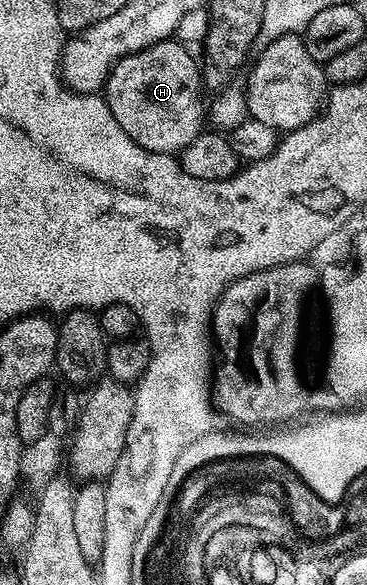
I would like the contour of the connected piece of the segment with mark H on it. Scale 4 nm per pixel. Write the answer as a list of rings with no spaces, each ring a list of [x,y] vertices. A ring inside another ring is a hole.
[[[174,38],[155,43],[152,47],[141,49],[132,55],[119,59],[111,72],[107,74],[105,84],[105,98],[117,125],[137,141],[146,151],[161,153],[162,155],[175,155],[183,150],[193,137],[205,127],[205,99],[203,91],[205,84],[201,78],[200,64],[195,64],[195,59],[190,55],[188,48]]]

